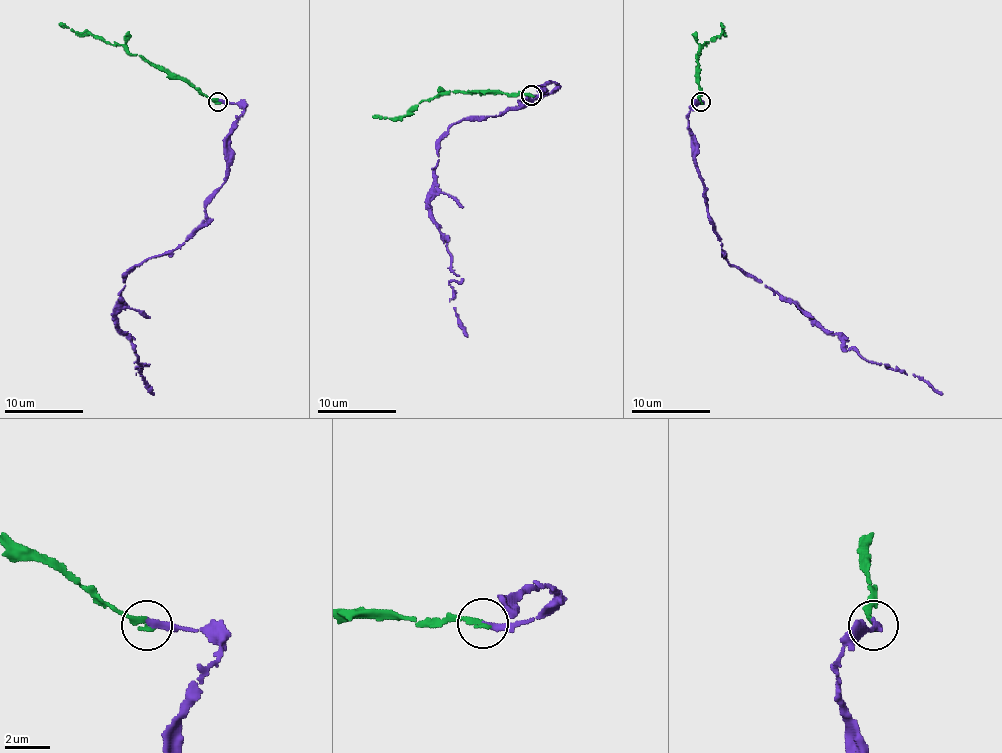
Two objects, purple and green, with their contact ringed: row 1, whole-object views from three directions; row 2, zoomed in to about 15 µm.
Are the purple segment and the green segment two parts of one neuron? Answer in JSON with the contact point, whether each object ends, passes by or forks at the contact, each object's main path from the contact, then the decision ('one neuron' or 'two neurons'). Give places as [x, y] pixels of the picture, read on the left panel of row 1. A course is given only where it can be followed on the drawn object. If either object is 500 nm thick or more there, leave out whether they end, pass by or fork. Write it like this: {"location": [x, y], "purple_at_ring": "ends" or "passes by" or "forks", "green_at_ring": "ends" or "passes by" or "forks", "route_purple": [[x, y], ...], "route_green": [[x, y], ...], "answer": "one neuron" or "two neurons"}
{"location": [218, 101], "purple_at_ring": "ends", "green_at_ring": "ends", "route_purple": [[217, 102], [243, 110], [227, 179], [195, 230], [126, 276], [120, 297], [116, 325], [154, 394]], "route_green": [[217, 102], [120, 45], [89, 33], [75, 33], [59, 23]], "answer": "one neuron"}

